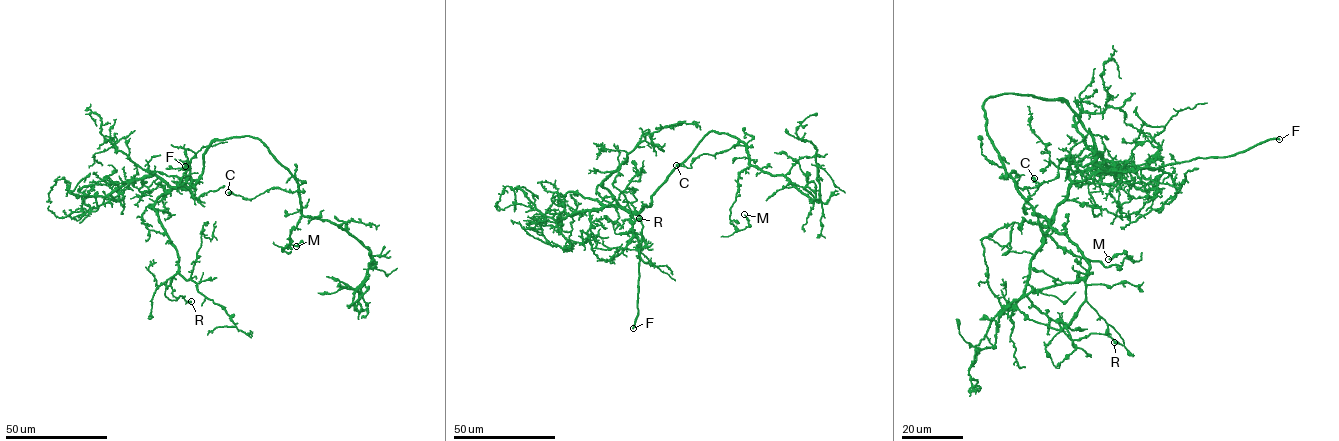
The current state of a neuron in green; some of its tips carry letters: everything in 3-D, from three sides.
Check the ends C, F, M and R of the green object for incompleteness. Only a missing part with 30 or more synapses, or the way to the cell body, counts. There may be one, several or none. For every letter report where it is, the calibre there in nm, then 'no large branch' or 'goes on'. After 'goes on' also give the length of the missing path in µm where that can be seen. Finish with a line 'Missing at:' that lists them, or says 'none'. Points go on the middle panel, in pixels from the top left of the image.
C: (676, 165) | 360 nm | no large branch
F: (633, 328) | 320 nm | goes on | 40 µm
M: (744, 214) | 140 nm | no large branch
R: (639, 218) | 650 nm | no large branch
Missing at: F

